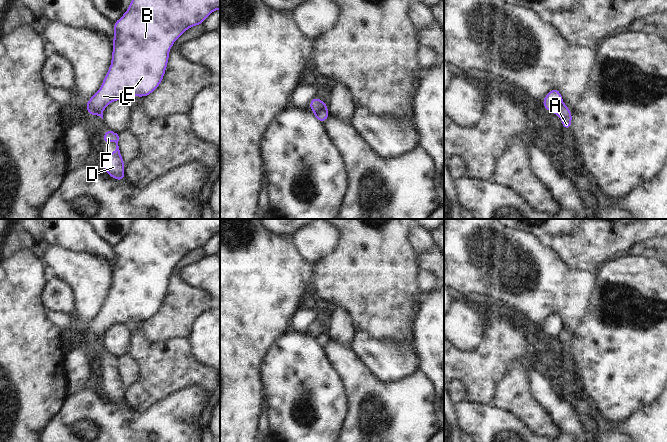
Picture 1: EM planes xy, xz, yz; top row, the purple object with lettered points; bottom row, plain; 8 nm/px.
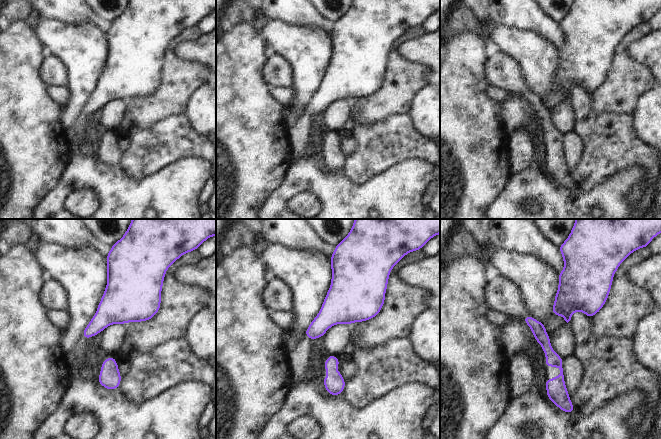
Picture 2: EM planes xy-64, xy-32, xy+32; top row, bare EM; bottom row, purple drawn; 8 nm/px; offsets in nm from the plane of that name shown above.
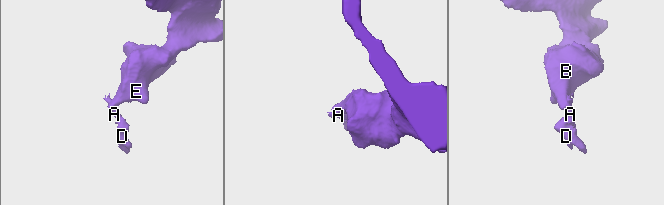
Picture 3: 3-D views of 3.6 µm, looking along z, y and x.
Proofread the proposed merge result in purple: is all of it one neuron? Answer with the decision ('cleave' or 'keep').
cleave

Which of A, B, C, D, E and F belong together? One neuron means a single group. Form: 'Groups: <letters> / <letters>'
Groups: A D F / B C E

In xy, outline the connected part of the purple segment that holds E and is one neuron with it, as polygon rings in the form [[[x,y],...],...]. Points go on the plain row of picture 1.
[[[133,219],[131,227],[126,234],[126,236],[113,247],[114,251],[114,263],[111,265],[113,269],[111,289],[103,303],[101,312],[90,322],[89,326],[86,328],[86,336],[91,340],[94,340],[97,336],[103,337],[106,330],[116,324],[127,325],[130,321],[146,321],[152,318],[158,310],[161,308],[165,295],[167,293],[167,287],[169,285],[169,275],[172,272],[175,265],[185,257],[186,254],[193,250],[201,249],[204,247],[205,243],[215,234],[220,234],[220,219]]]

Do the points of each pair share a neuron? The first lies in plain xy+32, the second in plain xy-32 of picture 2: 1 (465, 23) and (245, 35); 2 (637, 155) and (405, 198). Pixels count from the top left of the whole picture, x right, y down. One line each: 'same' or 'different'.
1: different
2: different

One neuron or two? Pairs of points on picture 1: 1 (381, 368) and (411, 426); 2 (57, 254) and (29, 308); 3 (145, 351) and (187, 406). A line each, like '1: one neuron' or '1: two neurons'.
1: two neurons
2: two neurons
3: two neurons

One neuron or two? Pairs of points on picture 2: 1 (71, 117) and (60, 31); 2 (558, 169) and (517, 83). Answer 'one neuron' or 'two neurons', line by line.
1: one neuron
2: one neuron

